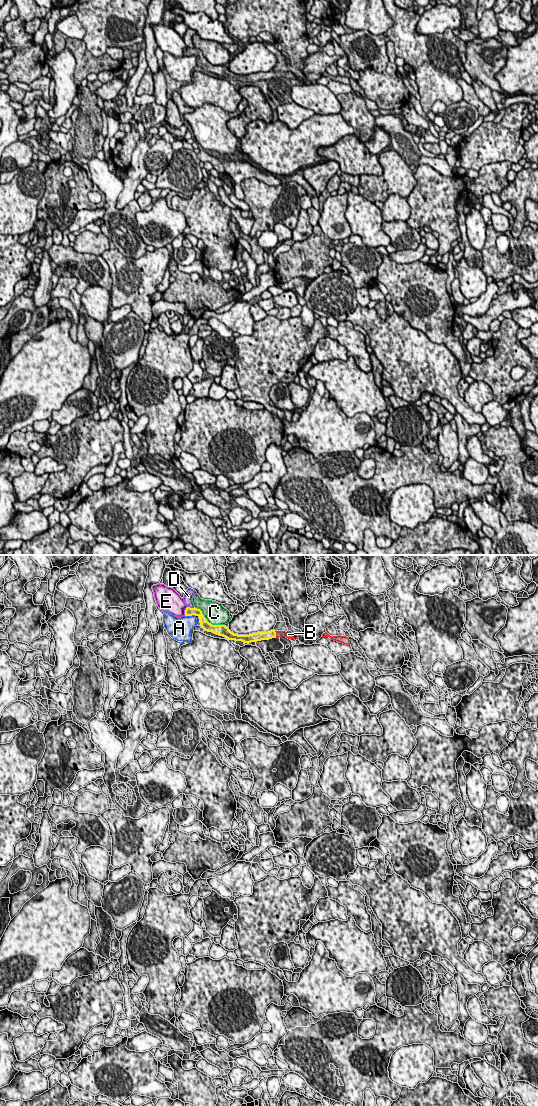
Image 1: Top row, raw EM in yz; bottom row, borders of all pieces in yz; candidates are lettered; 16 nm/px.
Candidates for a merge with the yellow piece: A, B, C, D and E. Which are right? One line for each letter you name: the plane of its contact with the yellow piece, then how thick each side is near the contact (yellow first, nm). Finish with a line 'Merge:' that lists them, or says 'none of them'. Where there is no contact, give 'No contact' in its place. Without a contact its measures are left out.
B: Touches yellow in yz. Thickness 130 nm (yellow) against 120 nm
Merge: B

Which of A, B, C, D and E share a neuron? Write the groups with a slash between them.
A / B / C / D / E

